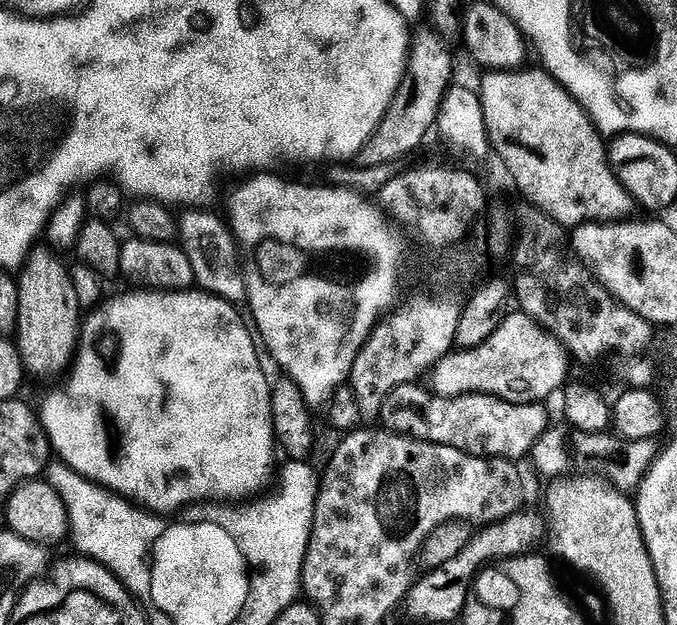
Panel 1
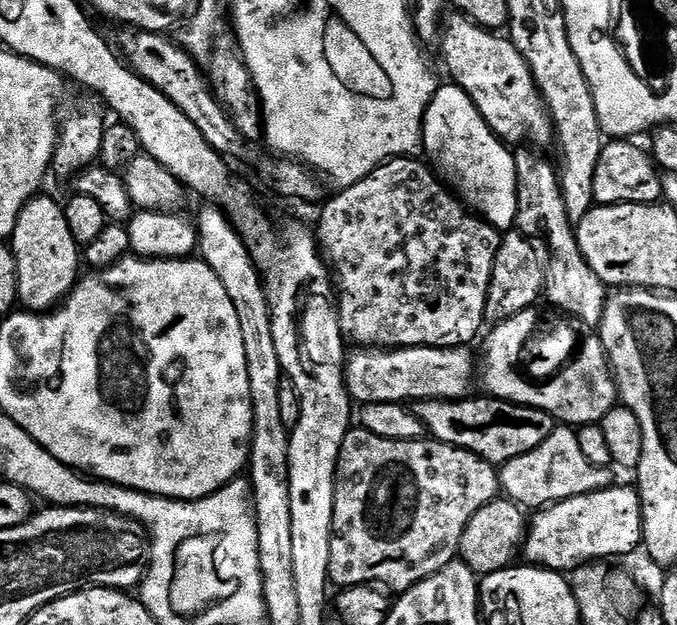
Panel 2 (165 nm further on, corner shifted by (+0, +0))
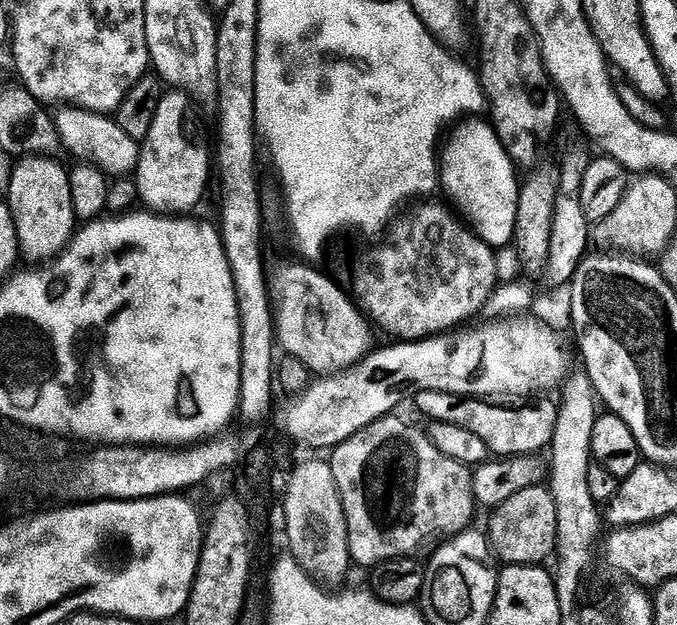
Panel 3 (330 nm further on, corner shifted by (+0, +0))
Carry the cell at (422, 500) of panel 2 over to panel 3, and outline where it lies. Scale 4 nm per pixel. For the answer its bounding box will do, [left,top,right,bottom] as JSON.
[330,419,478,570]

